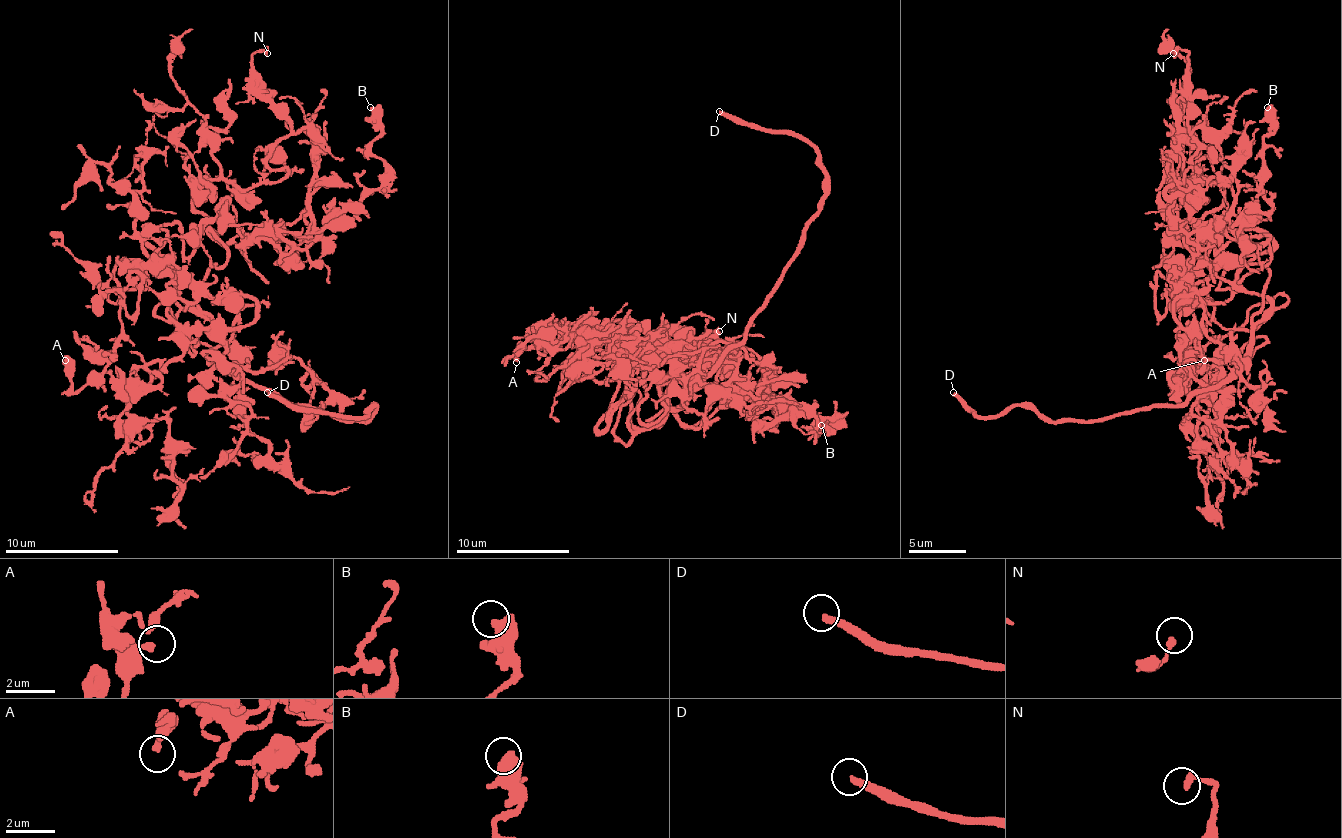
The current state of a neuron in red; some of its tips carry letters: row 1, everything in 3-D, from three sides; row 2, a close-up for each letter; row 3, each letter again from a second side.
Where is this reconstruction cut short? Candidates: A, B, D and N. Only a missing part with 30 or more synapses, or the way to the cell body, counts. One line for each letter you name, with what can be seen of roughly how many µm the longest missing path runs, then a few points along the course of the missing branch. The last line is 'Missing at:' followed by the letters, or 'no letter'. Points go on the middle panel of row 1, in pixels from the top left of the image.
D: about 35 µm are missing
Missing at: D

